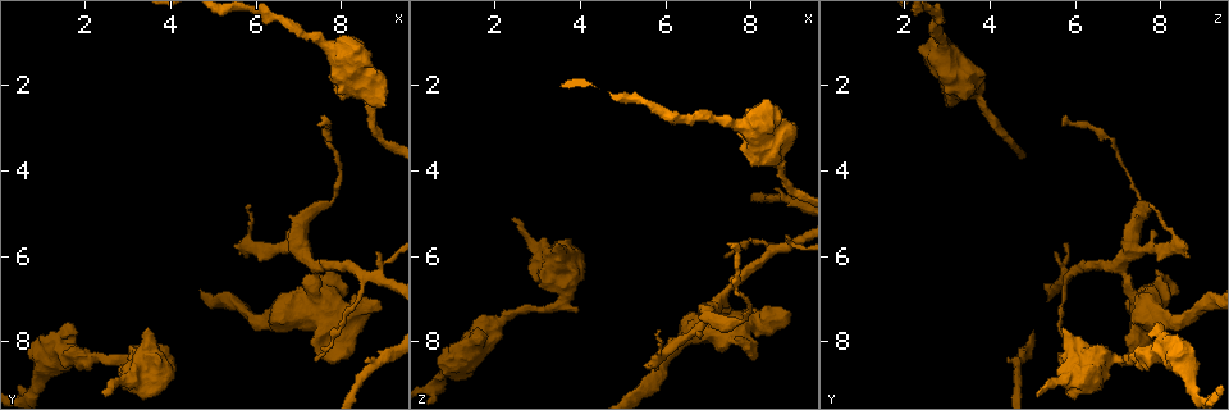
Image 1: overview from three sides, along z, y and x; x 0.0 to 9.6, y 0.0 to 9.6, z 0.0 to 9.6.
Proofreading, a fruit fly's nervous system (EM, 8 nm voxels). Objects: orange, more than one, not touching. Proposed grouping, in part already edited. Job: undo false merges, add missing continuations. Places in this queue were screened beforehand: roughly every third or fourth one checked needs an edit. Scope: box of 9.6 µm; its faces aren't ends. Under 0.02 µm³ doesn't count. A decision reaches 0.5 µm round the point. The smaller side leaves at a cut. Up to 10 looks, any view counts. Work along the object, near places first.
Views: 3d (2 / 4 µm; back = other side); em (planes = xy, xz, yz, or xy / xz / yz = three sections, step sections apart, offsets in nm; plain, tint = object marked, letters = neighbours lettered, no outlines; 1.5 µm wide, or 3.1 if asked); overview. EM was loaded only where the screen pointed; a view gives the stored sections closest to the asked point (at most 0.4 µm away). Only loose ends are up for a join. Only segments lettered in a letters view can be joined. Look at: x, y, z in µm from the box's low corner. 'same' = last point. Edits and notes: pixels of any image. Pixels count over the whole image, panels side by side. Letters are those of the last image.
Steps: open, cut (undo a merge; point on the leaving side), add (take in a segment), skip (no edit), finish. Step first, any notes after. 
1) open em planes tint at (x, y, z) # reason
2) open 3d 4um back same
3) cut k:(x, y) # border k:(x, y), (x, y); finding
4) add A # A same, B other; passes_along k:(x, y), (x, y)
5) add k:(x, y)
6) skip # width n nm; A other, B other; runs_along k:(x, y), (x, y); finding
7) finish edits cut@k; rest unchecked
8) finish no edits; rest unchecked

open em xz step 4 letters at (3.60, 8.45, 6.75) # abrupt turn

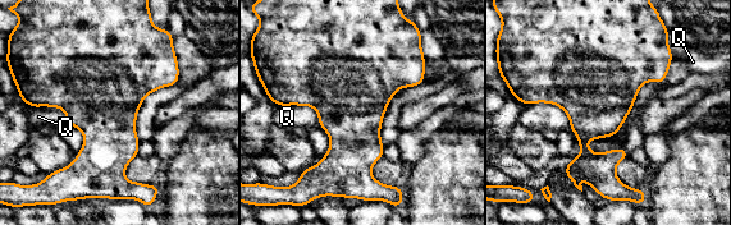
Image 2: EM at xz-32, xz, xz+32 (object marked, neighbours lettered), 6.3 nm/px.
skip # width 480 nm; Q other; border 2:(670, 68), (592, 152); continuous, no second neuron

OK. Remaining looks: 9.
open 3d 2um at (1.55, 7.50, 7.90) # branch stops here

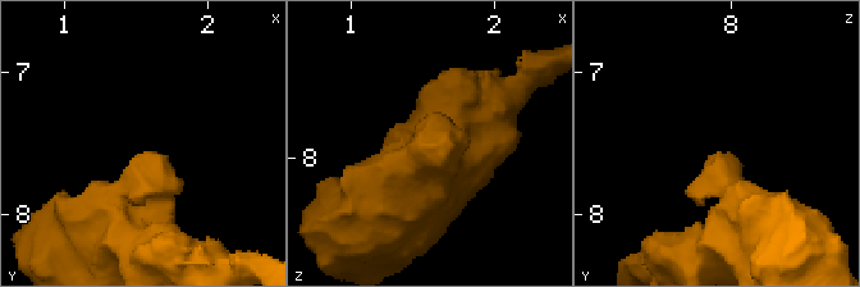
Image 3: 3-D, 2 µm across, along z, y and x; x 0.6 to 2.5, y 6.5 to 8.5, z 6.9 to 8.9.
open em planes letters at (1.56, 7.58, 7.88) # need the tissue

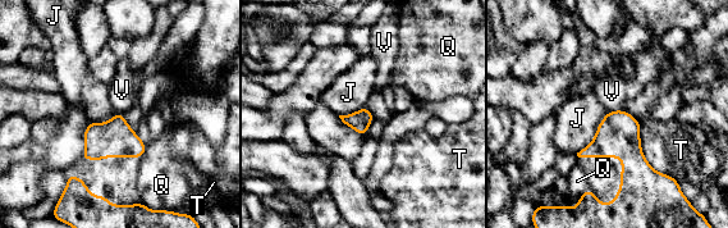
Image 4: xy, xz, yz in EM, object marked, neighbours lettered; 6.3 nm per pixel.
skip # J other, Q other, T other, V other; border 4:(608, 112), (595, 136), (576, 153); none of them fits

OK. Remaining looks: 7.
open 3d 4um at (5.80, 4.70, 7.80) # an open end

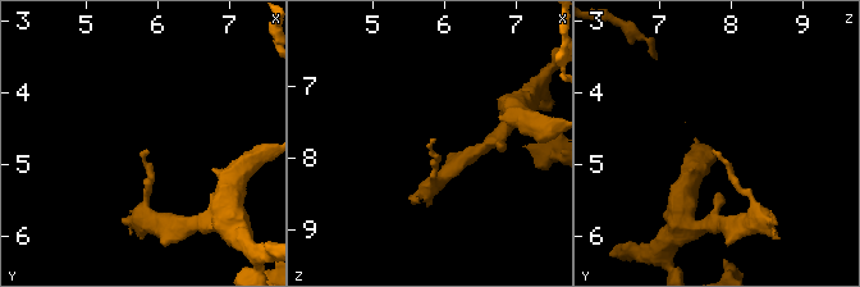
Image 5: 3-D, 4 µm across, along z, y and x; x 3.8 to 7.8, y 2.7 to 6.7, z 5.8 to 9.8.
open em xz step 8 tint at (5.80, 4.75, 7.75) # now the EM

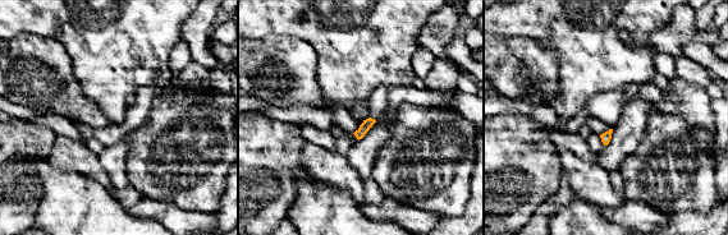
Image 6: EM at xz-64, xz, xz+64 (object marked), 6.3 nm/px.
open em planes letters same

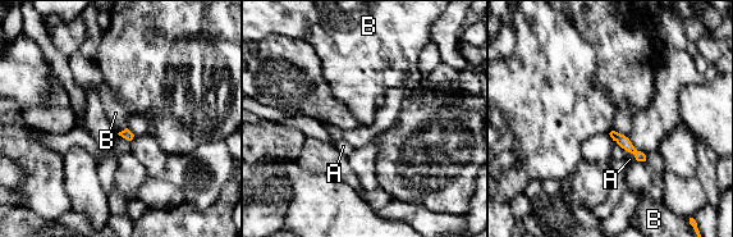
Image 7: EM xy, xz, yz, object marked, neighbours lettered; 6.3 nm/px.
skip # A other, B other; border 7:(126, 127), (118, 133); none of them fits

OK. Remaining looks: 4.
open 3d 4um at (9.05, 2.45, 2.95) # thick end

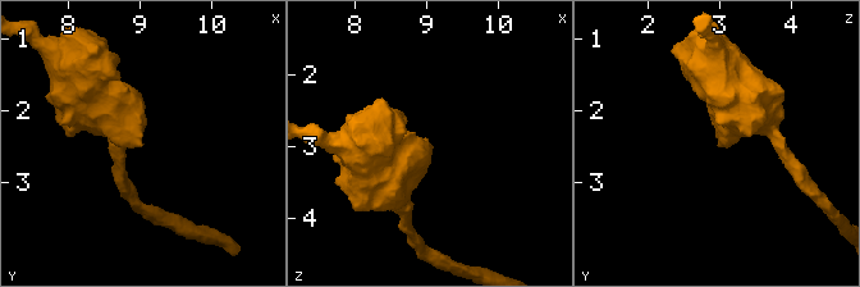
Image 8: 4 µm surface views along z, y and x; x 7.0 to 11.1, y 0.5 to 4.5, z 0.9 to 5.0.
open em yz step 8 tint at (9.05, 2.50, 2.95) # shape alone is not enough

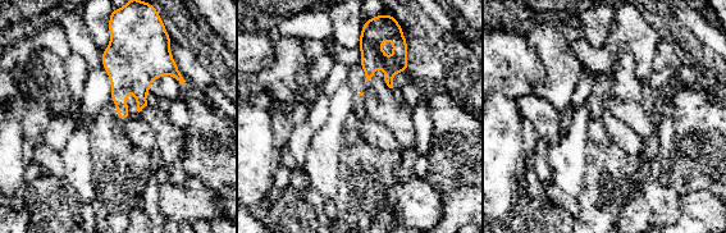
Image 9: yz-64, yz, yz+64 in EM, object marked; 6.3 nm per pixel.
open em planes letters same # cut it another way

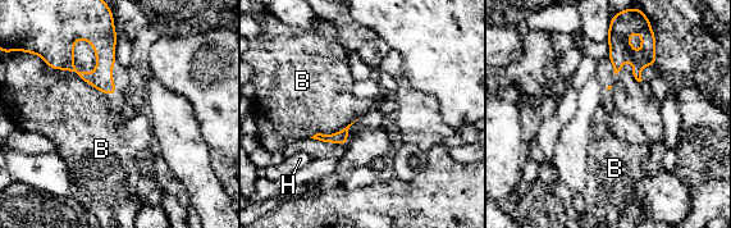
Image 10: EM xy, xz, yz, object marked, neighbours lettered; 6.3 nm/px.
skip # B other, H other; border 10:(44, 63), (73, 72), (105, 95); none of them fits

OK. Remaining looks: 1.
finish no edits; rest unchecked

